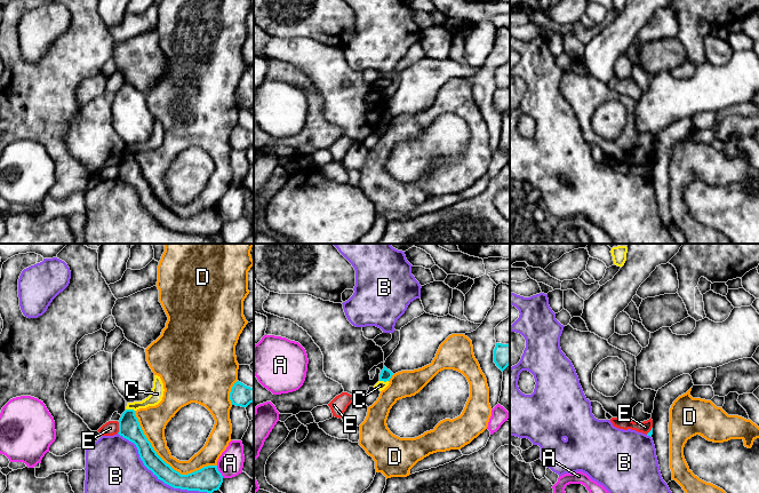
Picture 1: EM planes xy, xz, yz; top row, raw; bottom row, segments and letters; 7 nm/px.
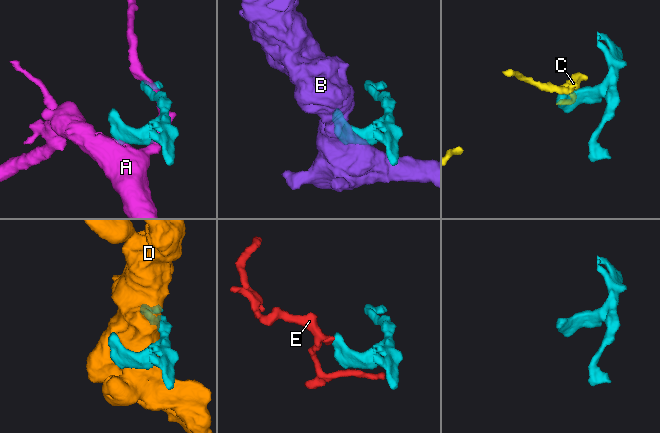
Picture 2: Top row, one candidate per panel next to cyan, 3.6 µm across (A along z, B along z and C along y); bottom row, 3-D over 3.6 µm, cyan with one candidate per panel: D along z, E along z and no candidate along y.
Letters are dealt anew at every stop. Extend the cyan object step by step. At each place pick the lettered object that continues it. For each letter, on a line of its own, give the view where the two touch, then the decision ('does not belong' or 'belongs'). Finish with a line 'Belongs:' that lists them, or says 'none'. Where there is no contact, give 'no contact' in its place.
A: xy | does not belong
B: xy | does not belong
C: xy | does not belong
D: xy | does not belong
E: xy | does not belong
Belongs: none

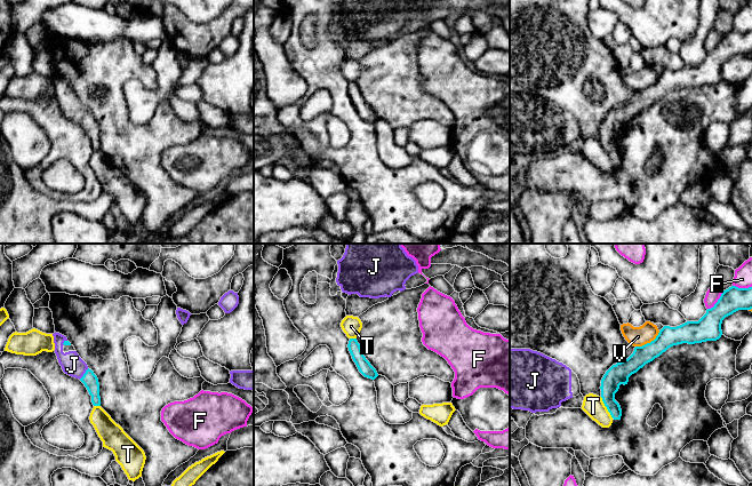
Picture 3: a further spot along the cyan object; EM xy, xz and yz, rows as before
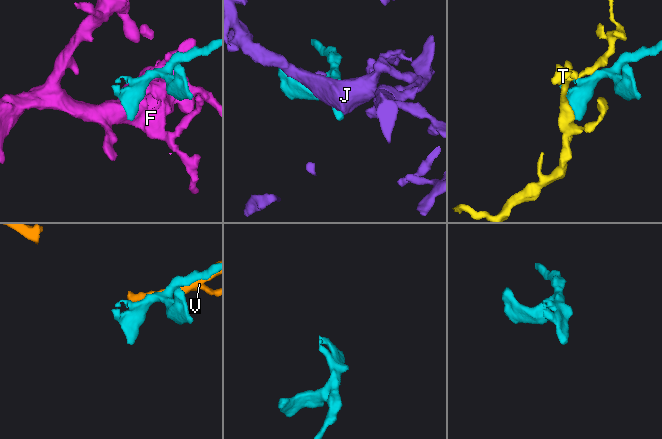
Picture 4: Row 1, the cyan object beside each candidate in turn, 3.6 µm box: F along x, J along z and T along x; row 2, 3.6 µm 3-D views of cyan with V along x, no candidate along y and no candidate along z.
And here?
F: yz | does not belong
J: xy | belongs
T: yz | does not belong
V: yz | does not belong
Belongs: J

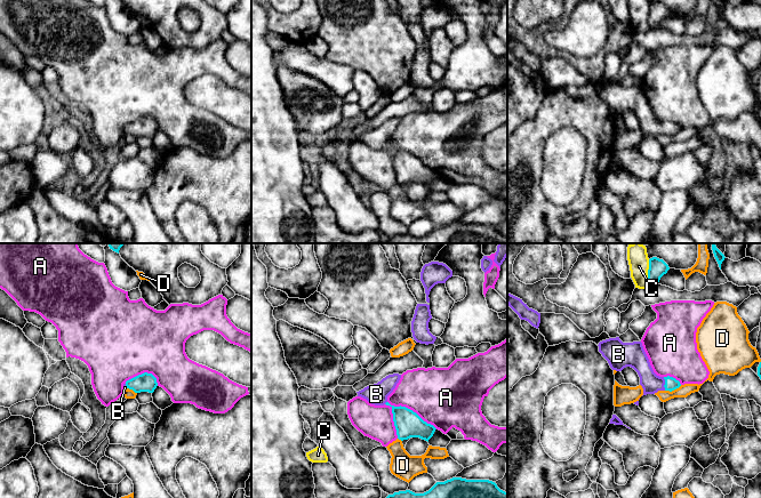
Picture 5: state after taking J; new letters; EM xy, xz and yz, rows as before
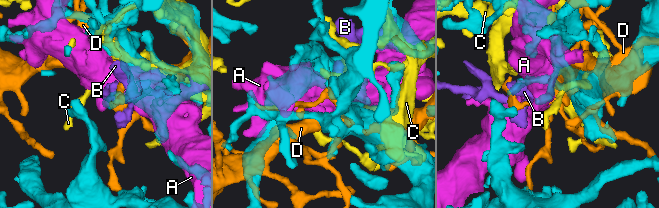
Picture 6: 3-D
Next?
A: xz | does not belong
B: yz | belongs
C: yz | does not belong
D: yz | does not belong
Belongs: B

